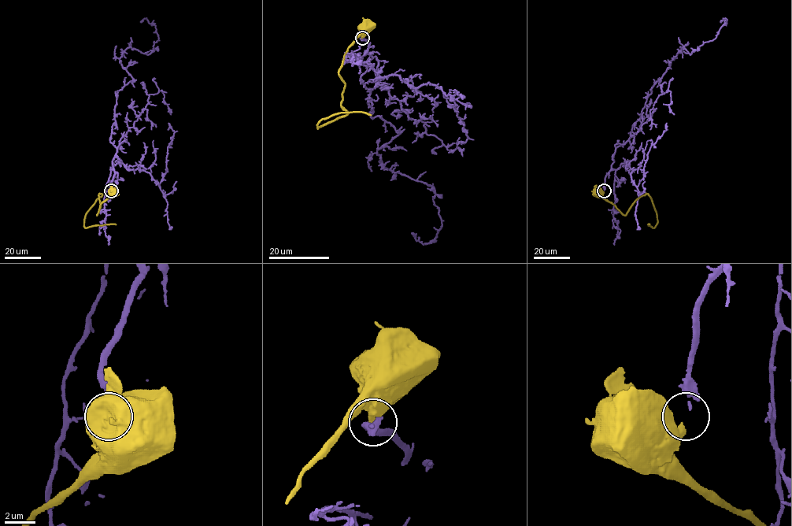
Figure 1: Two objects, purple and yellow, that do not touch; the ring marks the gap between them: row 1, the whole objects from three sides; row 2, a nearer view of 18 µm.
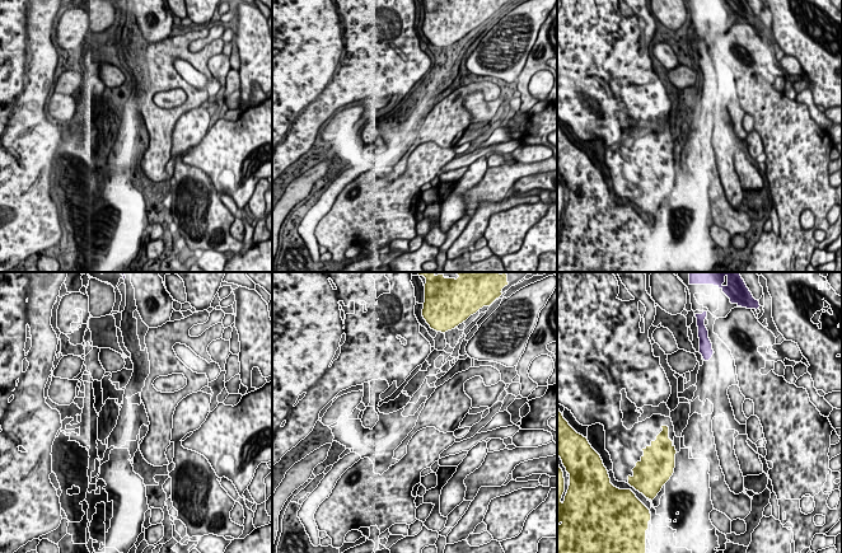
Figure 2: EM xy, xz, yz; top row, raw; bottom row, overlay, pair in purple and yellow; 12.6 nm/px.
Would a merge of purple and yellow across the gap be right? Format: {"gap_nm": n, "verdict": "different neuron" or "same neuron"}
{"gap_nm": 950, "verdict": "different neuron"}

